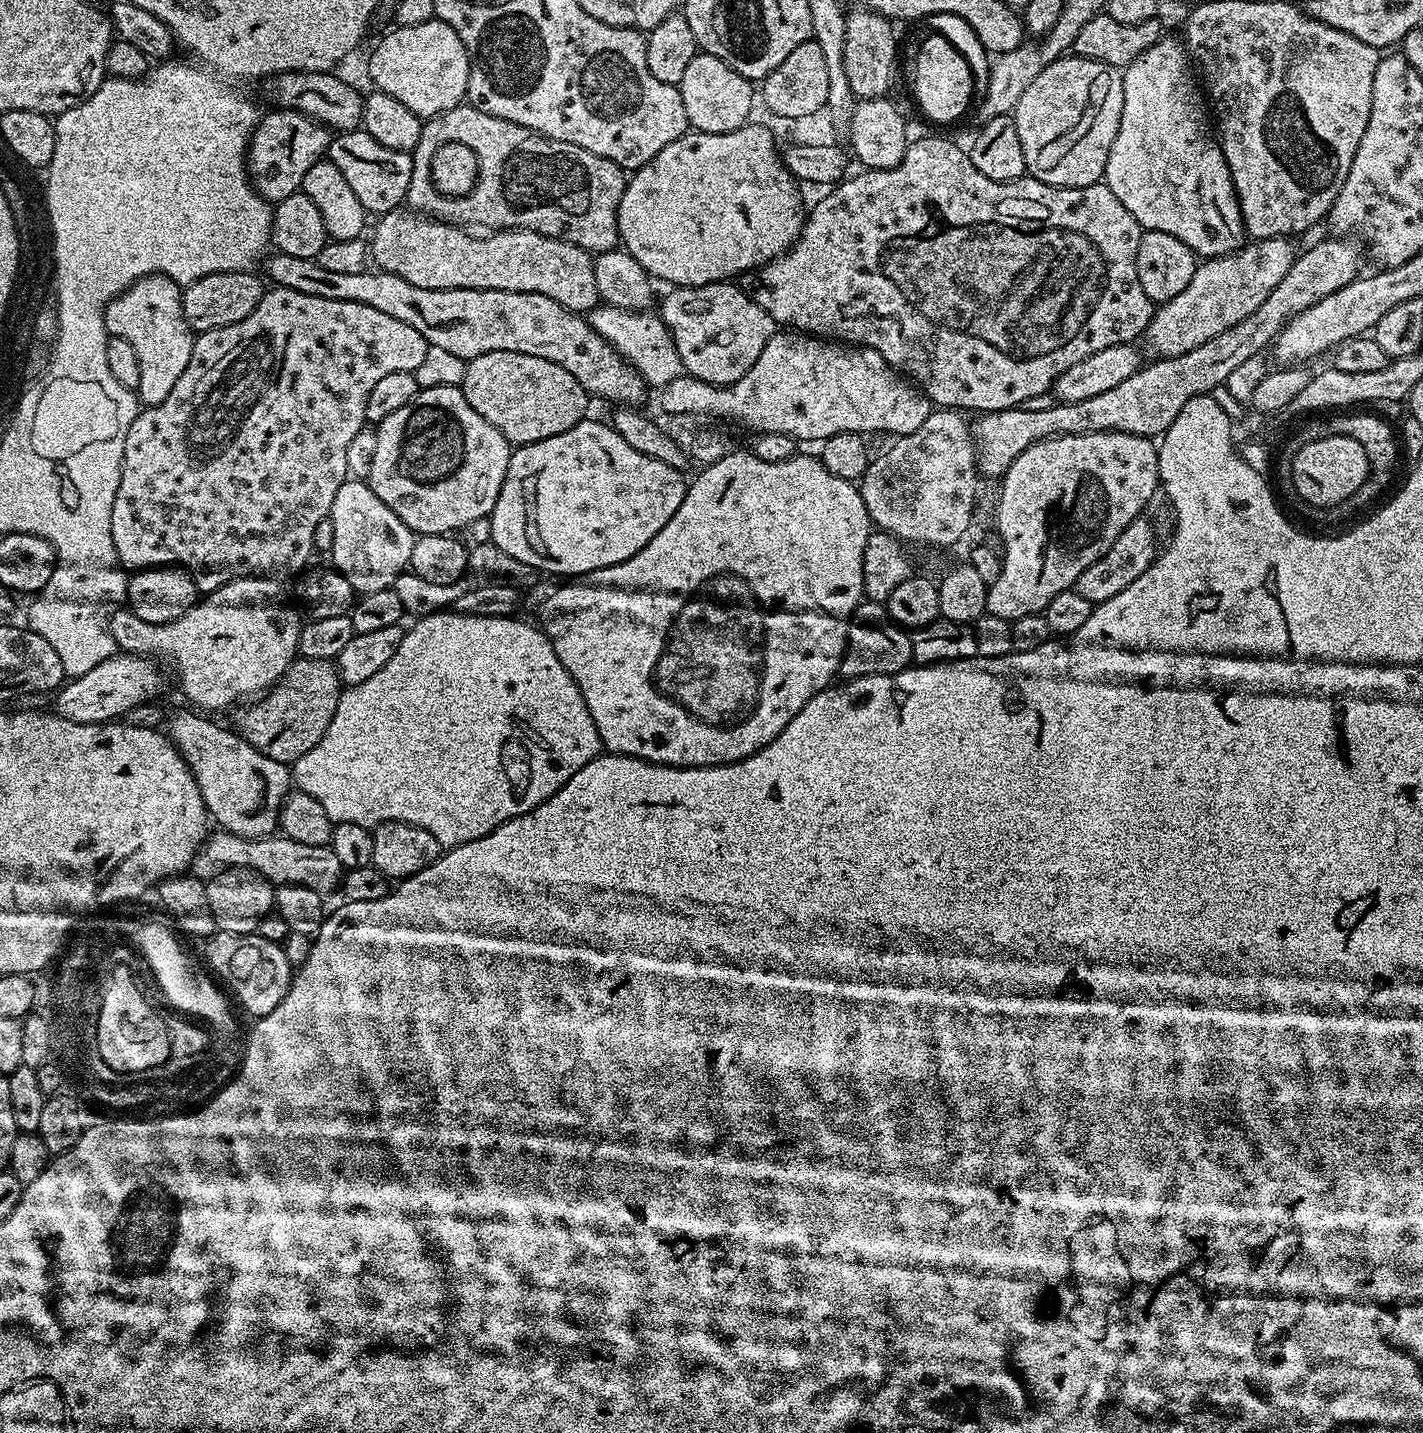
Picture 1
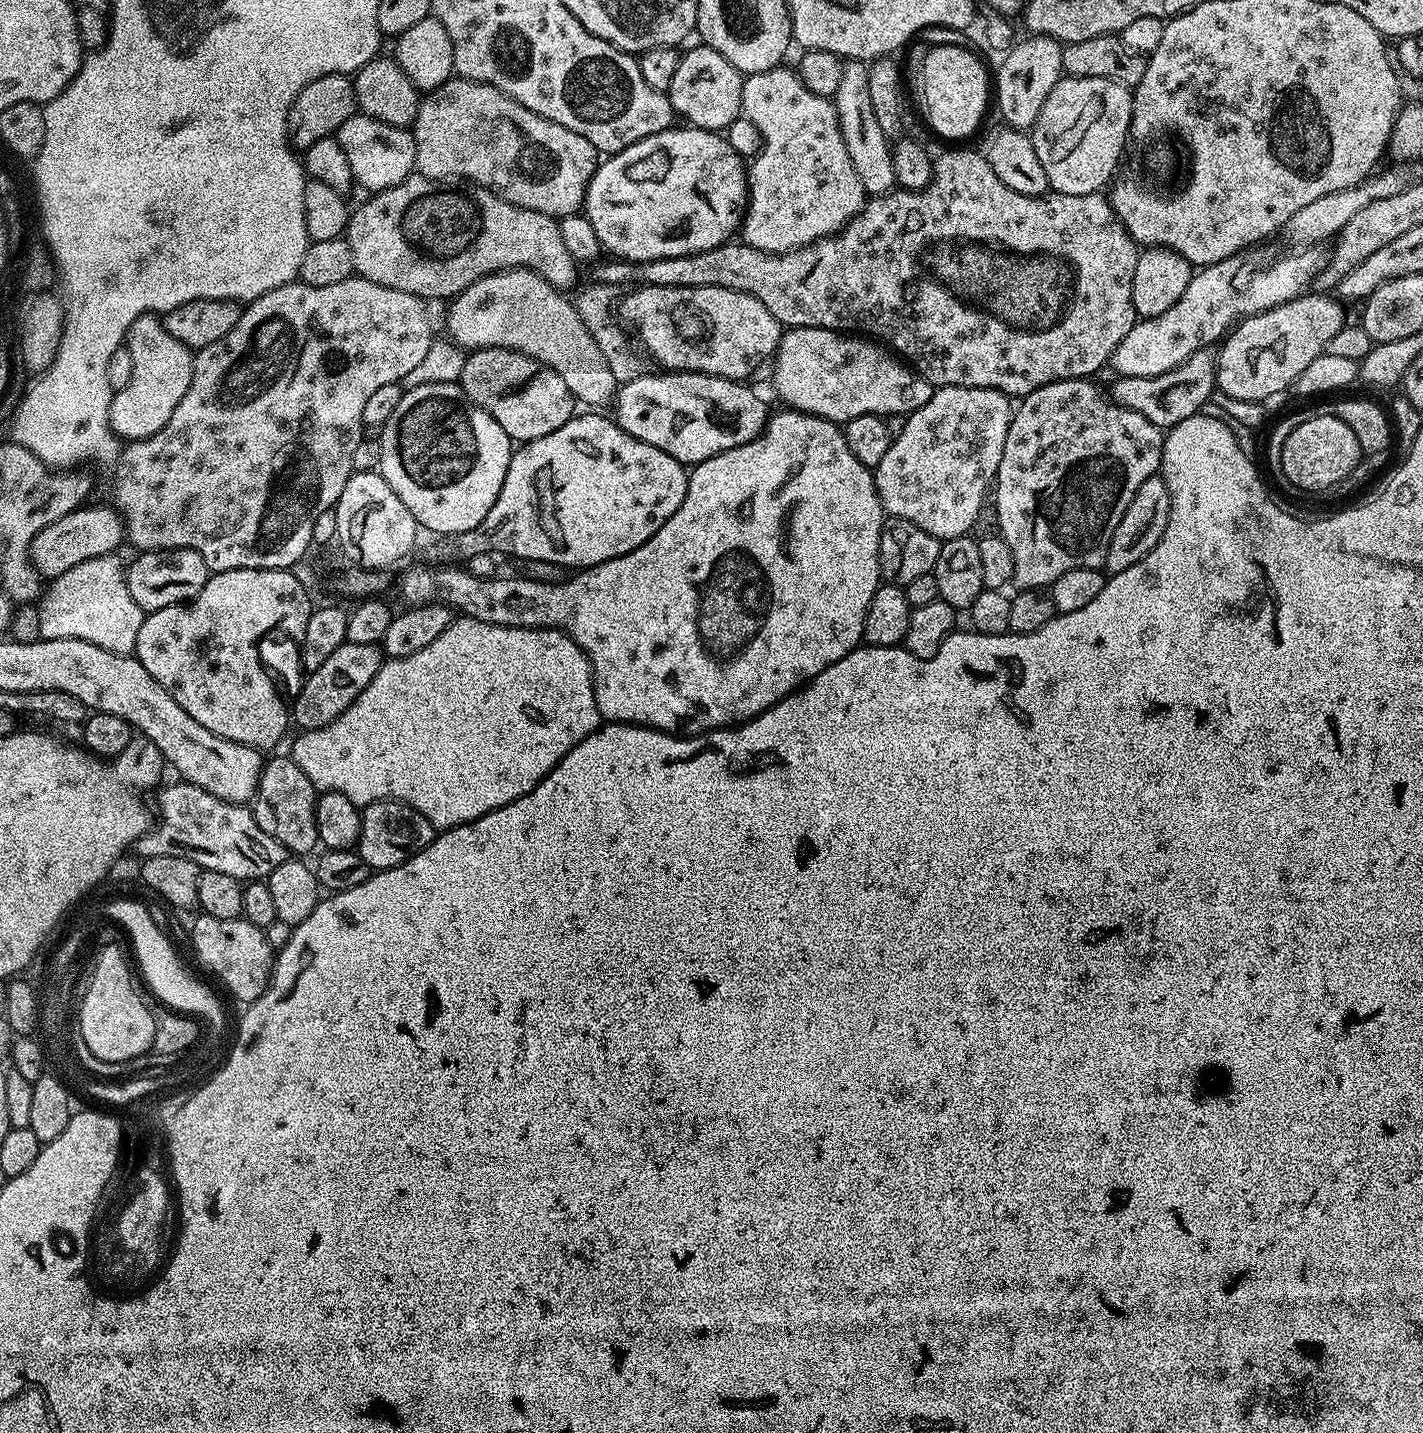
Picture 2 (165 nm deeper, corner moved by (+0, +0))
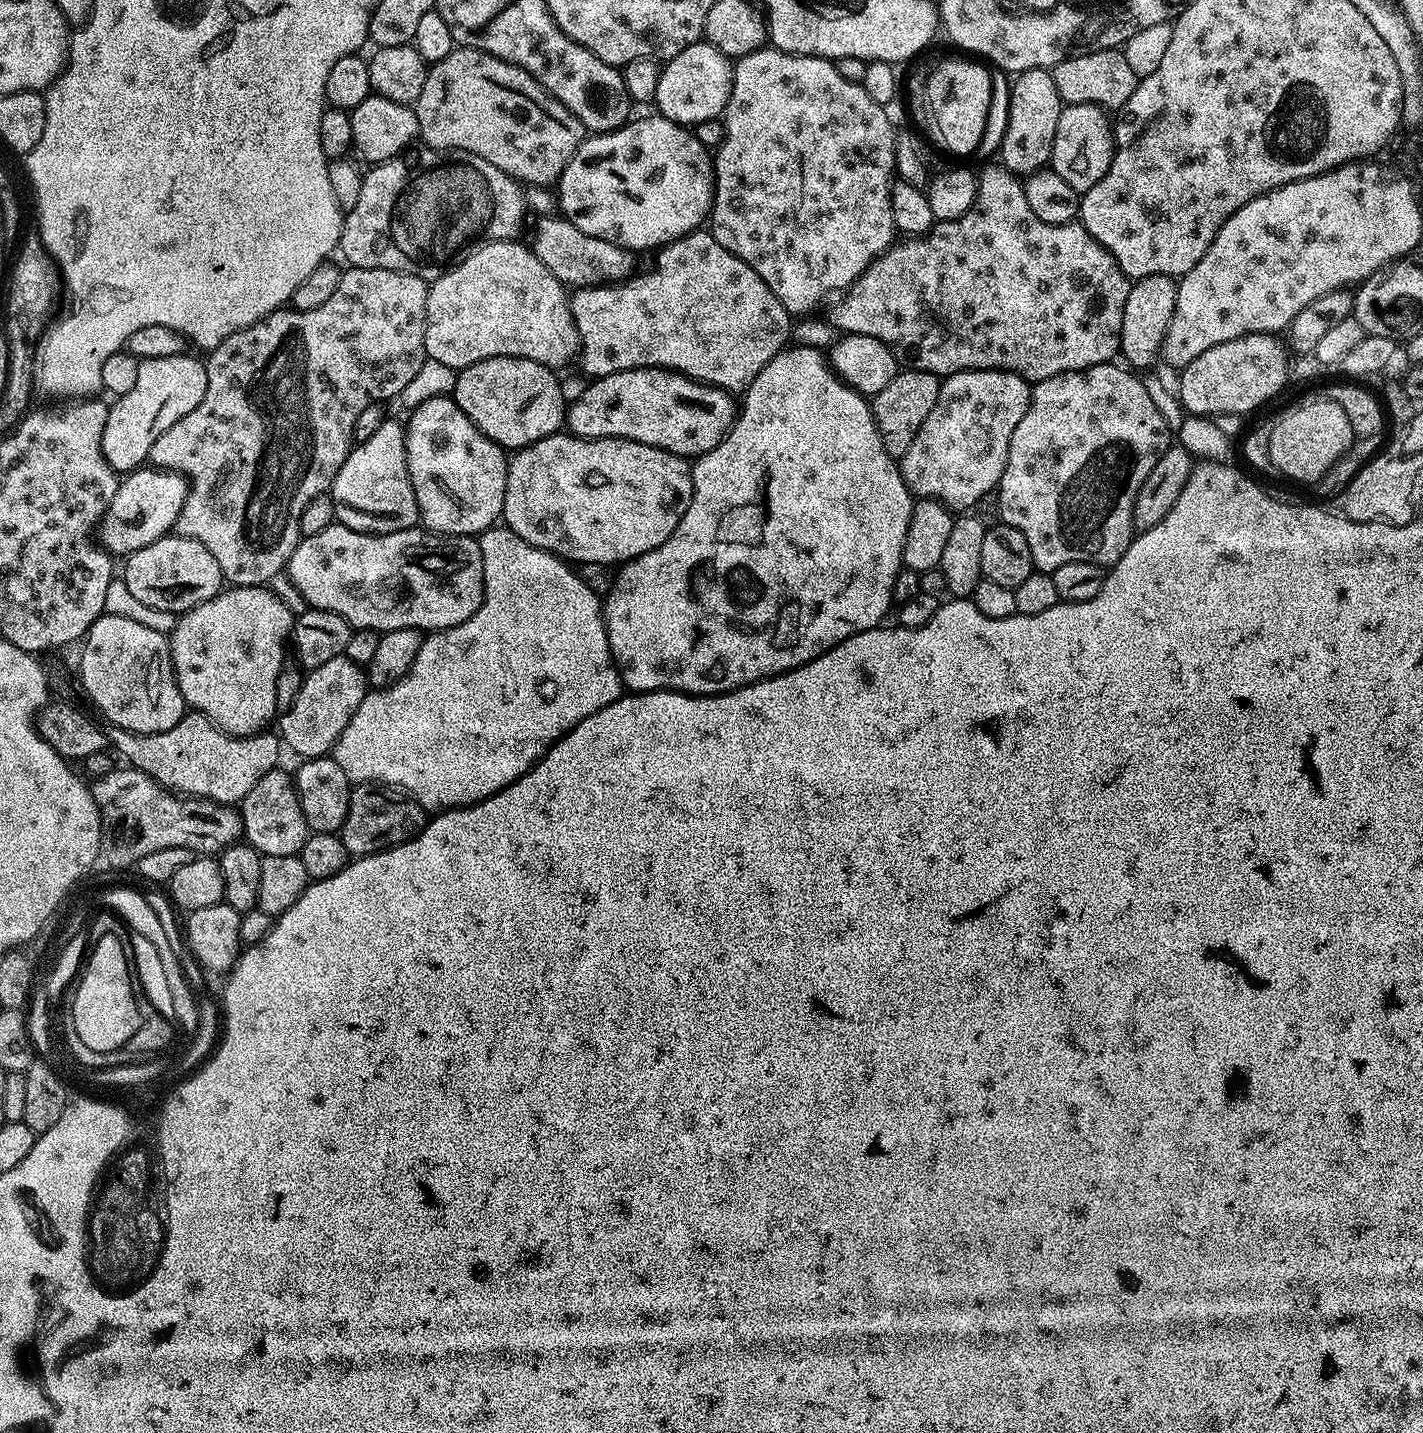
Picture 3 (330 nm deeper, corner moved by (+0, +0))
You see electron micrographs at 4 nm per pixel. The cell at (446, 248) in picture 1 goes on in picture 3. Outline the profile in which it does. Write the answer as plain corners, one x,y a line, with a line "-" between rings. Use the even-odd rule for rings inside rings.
413,147
392,160
385,160
382,164
369,167
367,169
369,172
365,171
363,173
364,181
362,182
362,190
358,193
358,202
354,206
354,210
350,210
344,217
344,229
340,232
340,243
338,245
339,255
344,255
349,260
347,263
351,267
405,272
431,282
447,272
457,257
469,246
475,245
477,242
490,240
516,240
519,237
519,232
523,230
524,212
526,213
526,192
511,176
507,176
502,170
498,170
498,166
490,166
490,162
486,162
486,158
478,158
469,152
438,152
435,148
419,147

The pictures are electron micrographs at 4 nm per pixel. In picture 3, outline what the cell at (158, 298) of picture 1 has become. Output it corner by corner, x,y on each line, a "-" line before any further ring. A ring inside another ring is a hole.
192,354
175,356
174,358
150,358
140,361
138,366
138,379
136,385
126,394
115,397
111,401
106,430
102,430
103,463
117,472
127,474
143,465
148,460
150,446
178,422
178,418
186,418
198,402
202,402
202,394
206,394
206,364
203,359
195,360

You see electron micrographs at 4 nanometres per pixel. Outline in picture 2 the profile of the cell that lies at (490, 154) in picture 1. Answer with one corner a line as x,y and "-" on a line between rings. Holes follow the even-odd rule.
453,78
447,80
442,86
431,89
420,101
414,135
416,138
416,172
419,175
426,176
430,180
466,180
498,194
498,198
502,198
514,206
522,206
526,210
538,210
538,214
557,218
577,215
583,209
588,183
592,175
596,173
598,163
596,147
590,142
586,142
586,138
582,138
582,134
574,134
574,130
566,130
566,126
558,126
558,122
550,122
546,118
534,114
534,110
526,110
526,106
522,106
522,102
514,102
514,98
502,94
502,90
498,90
494,86
473,80

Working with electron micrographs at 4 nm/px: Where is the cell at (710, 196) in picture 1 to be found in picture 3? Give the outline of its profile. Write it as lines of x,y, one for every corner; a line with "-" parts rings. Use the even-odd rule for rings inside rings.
659,114
644,116
641,120
637,118
629,119
628,123
621,128
615,128
613,132
601,132
589,135
578,146
574,158
566,166
566,170
561,174
558,181
558,208
565,220
569,220
582,234
590,234
590,238
602,238
606,242
614,242
623,248
631,248
637,254
643,254
647,248
659,250
665,244
672,244
678,238
685,236
687,232
695,232
701,227
700,224
709,219
712,211
712,196
716,192
716,177
714,175
714,160
710,155
710,150
698,142
695,131
691,127
675,124
674,121
666,119

